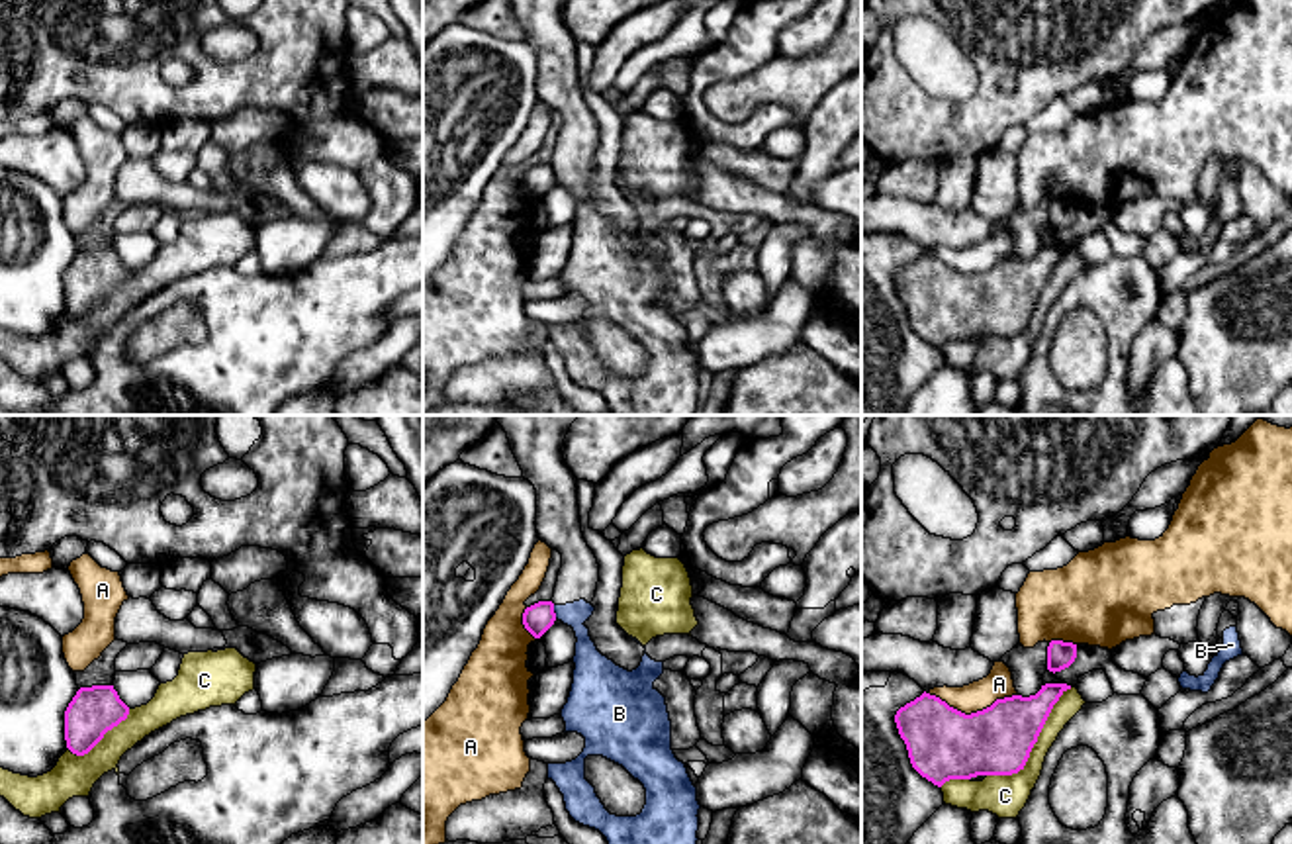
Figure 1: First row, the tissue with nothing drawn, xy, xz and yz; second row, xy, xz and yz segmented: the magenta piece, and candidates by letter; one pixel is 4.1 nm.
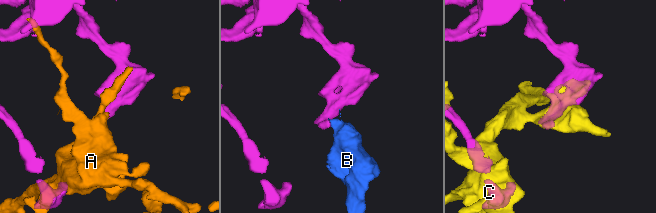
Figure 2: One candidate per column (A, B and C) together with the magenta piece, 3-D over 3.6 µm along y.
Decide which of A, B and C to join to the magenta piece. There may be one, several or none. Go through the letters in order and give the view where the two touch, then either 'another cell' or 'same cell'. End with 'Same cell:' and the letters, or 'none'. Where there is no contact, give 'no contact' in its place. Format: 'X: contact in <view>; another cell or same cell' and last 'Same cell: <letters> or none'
A: contact in yz; another cell
B: contact in xz; another cell
C: contact in yz; another cell
Same cell: none

